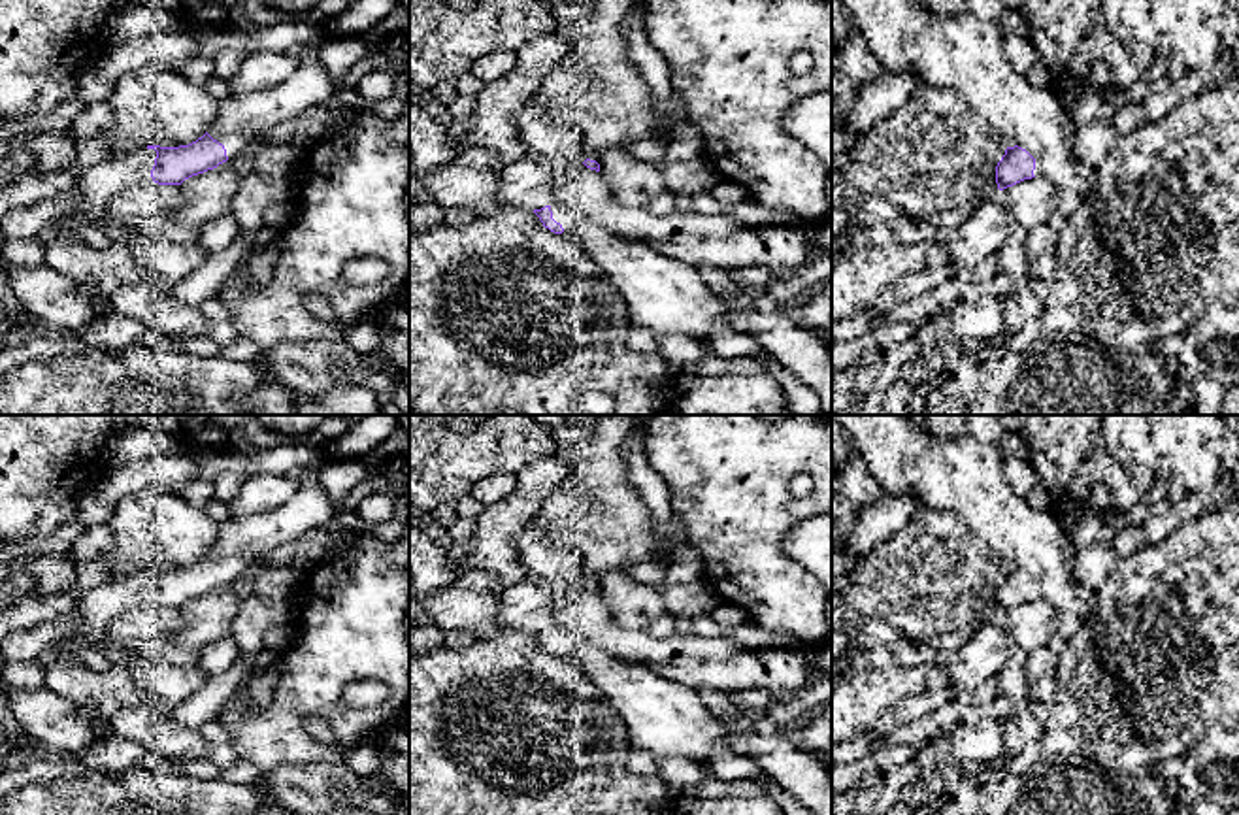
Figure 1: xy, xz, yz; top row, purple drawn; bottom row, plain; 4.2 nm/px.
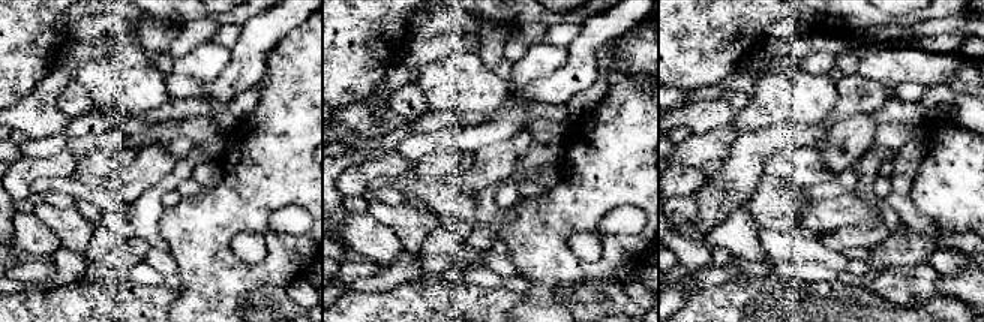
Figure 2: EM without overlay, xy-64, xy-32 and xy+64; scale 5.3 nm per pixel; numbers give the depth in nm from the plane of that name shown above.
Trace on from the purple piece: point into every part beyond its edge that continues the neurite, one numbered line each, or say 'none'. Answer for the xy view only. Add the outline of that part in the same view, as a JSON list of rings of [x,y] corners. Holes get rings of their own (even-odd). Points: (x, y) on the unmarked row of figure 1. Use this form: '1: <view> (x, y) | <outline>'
1: xy (240, 542) | [[[366,415],[355,428],[330,441],[317,441],[321,458],[298,474],[300,491],[275,513],[251,517],[226,515],[217,528],[217,541],[207,557],[224,568],[228,583],[270,551],[324,526],[334,515],[321,470],[362,458],[400,428],[398,415]]]
2: xy (100, 606) | [[[140,572],[83,592],[75,609],[85,621],[79,641],[94,649],[121,615],[138,607],[155,607],[151,600],[155,581],[155,572]]]

